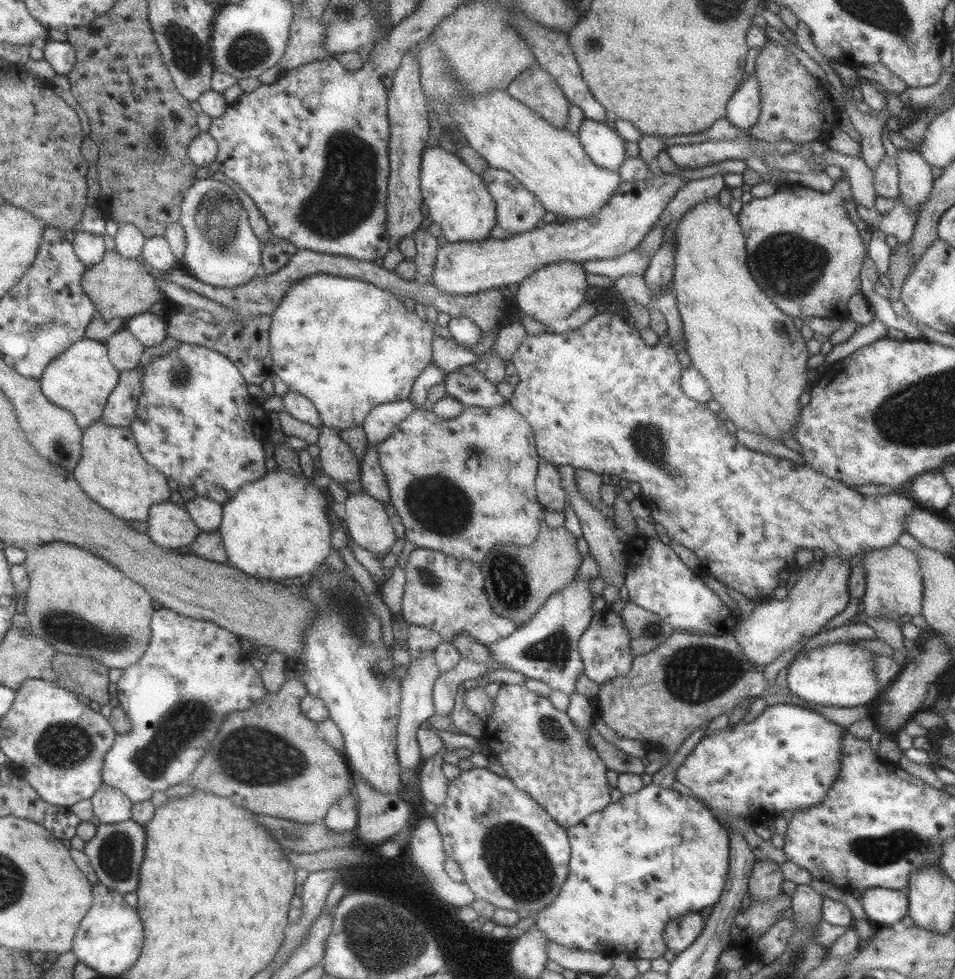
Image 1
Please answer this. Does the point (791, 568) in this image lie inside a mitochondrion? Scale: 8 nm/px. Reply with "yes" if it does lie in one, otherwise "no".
no

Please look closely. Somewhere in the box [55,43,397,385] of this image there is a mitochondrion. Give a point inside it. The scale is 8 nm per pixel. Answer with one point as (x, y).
(346, 198)

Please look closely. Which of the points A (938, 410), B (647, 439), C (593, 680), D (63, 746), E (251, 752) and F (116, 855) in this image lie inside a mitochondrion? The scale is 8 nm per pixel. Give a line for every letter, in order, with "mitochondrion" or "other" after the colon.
A: mitochondrion
B: mitochondrion
C: other
D: mitochondrion
E: mitochondrion
F: mitochondrion

